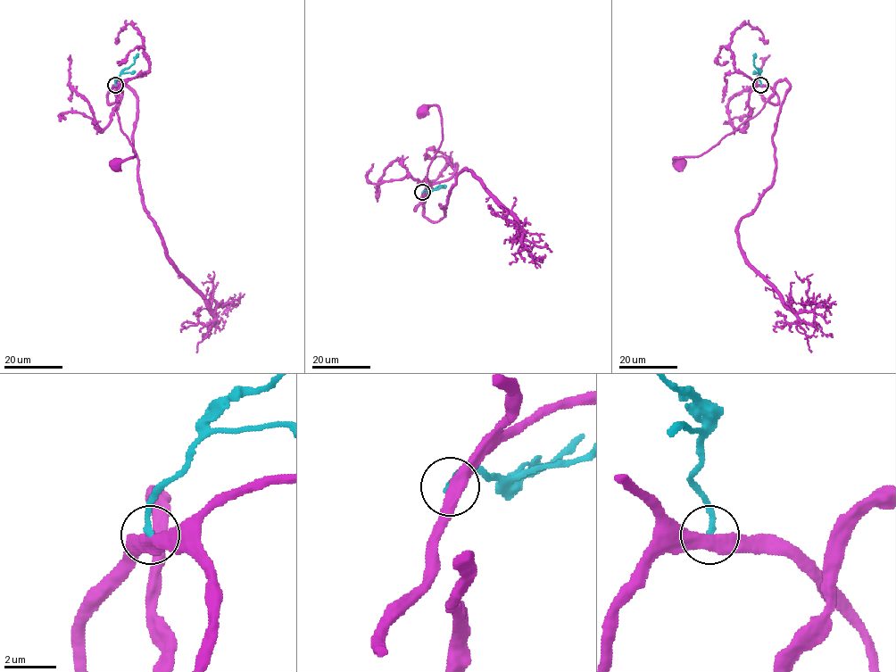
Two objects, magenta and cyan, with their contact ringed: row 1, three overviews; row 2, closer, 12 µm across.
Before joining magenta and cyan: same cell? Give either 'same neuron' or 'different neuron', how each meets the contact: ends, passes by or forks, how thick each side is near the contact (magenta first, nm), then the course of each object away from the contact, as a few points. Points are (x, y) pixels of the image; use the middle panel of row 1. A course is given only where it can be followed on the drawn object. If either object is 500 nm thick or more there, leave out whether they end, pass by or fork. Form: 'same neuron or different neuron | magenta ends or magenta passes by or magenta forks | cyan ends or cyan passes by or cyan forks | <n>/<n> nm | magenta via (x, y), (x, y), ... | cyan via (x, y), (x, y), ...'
different neuron | 500/200 nm | magenta via (422, 192), (415, 211), (425, 199), (427, 167), (442, 140), (439, 109), (435, 105), (427, 105), (422, 110) | cyan via (422, 192), (442, 186), (445, 186)

